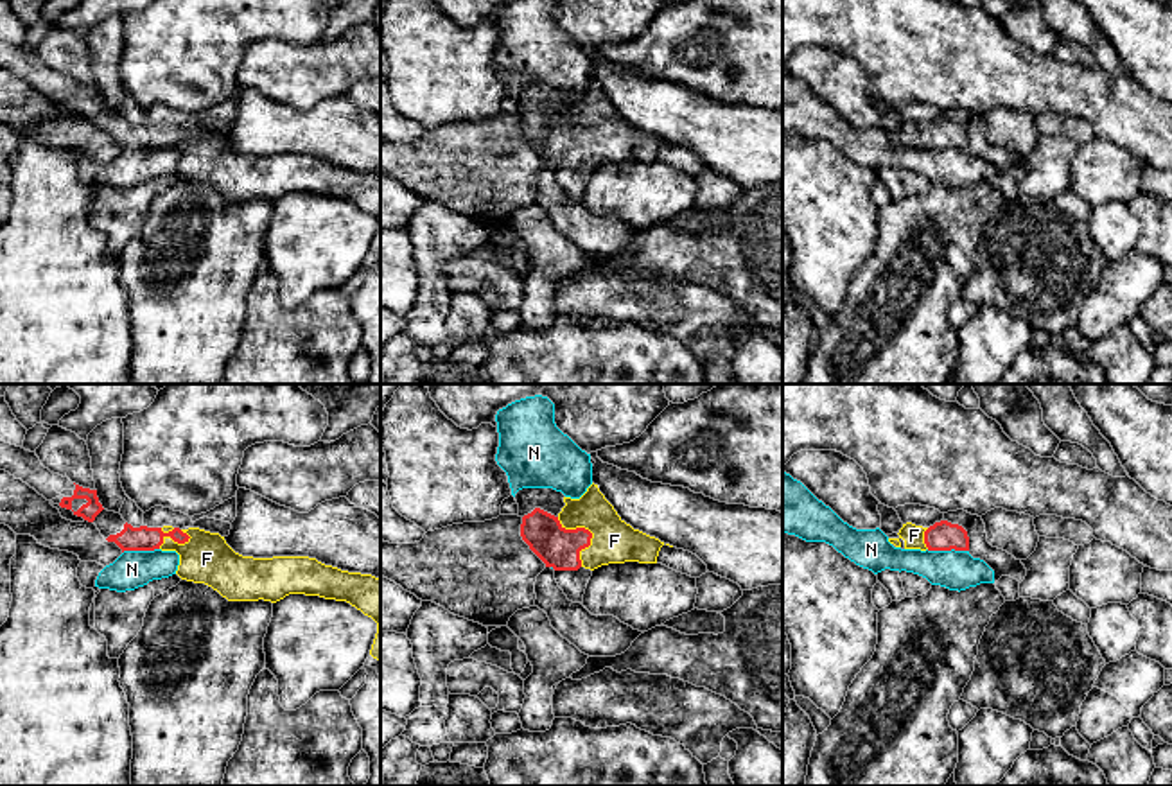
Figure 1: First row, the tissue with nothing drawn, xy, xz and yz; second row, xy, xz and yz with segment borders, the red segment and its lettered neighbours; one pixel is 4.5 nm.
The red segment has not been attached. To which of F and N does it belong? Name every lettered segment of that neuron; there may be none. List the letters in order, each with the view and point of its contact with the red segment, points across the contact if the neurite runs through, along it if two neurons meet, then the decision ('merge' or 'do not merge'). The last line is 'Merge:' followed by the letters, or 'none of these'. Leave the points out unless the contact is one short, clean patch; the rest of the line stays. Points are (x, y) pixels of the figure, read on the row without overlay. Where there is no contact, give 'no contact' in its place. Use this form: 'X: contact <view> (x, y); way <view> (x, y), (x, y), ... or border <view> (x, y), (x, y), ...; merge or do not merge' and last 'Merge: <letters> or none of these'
F: contact xz (591, 131); way xz (559, 146), (564, 140), (591, 131), (614, 139); merge
N: contact yz (948, 148); do not merge
Merge: F

